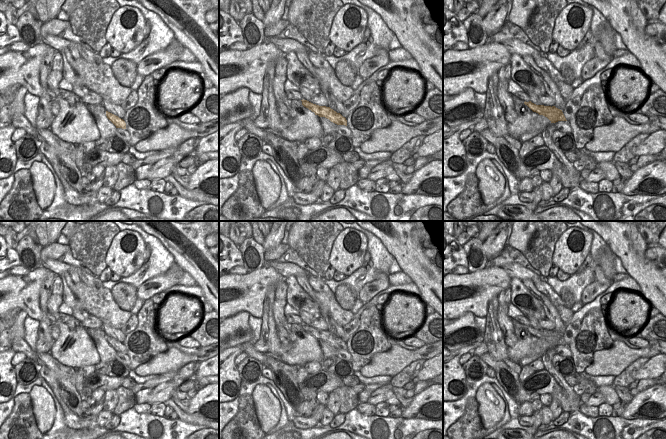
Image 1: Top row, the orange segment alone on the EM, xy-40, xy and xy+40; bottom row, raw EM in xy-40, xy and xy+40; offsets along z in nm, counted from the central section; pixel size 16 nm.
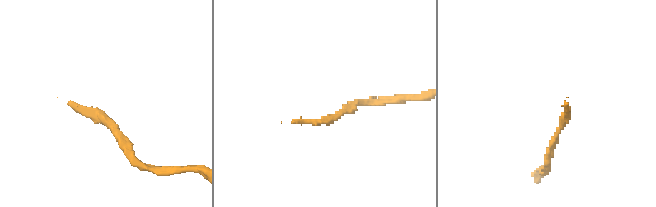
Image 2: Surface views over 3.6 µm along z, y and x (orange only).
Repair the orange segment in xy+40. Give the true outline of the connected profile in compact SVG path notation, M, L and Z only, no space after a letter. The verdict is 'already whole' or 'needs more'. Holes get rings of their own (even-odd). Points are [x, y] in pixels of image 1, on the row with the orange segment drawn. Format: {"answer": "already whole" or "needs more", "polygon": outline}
{"answer": "already whole", "polygon": "M524 102L533 112L538 113L539 115L543 115L547 117L551 123L556 123L558 121L567 121L562 110L556 108L555 106L544 106L544 105L536 105L529 102Z"}

